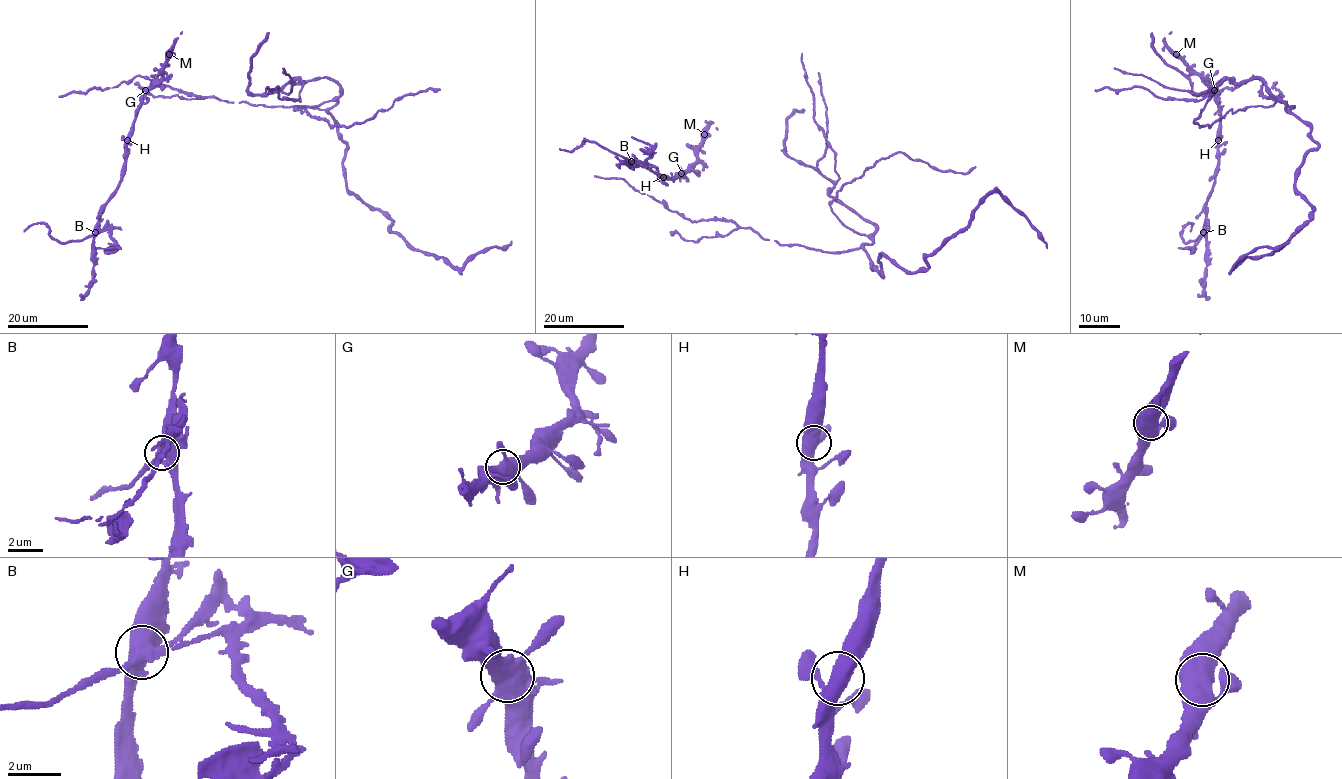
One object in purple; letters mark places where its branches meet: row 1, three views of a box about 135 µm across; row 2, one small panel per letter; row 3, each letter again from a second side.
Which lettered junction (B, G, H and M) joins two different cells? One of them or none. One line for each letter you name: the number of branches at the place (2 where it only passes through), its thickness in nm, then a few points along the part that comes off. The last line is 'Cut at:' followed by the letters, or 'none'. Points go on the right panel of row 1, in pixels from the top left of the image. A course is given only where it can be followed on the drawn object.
B: branches 4; calibre 550 nm; course (1203, 232), (1195, 240), (1185, 242), (1181, 235), (1188, 223), (1193, 224), (1190, 231)
Cut at: B

